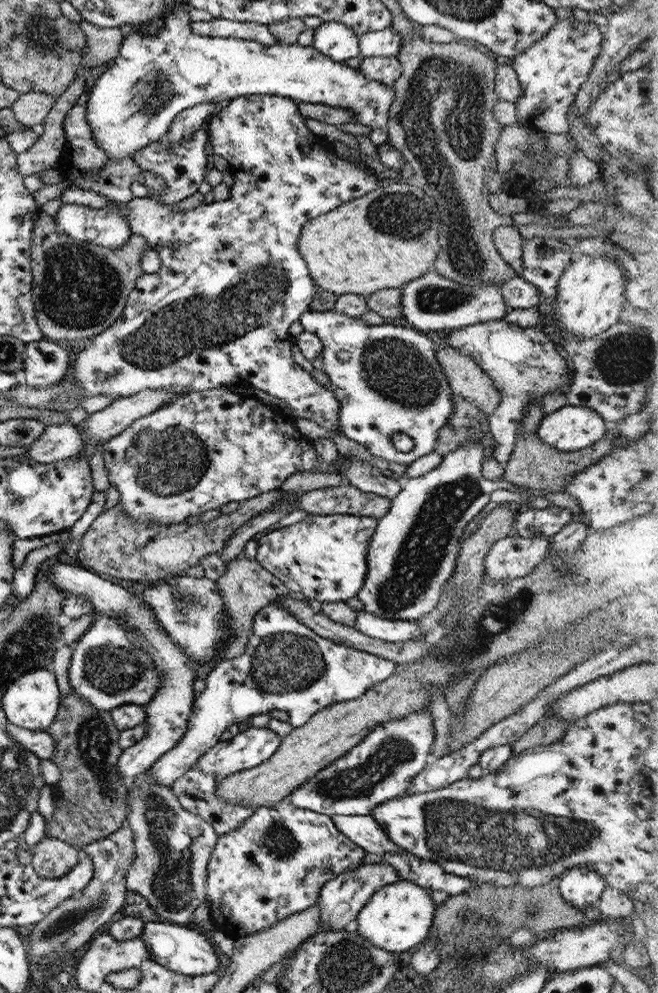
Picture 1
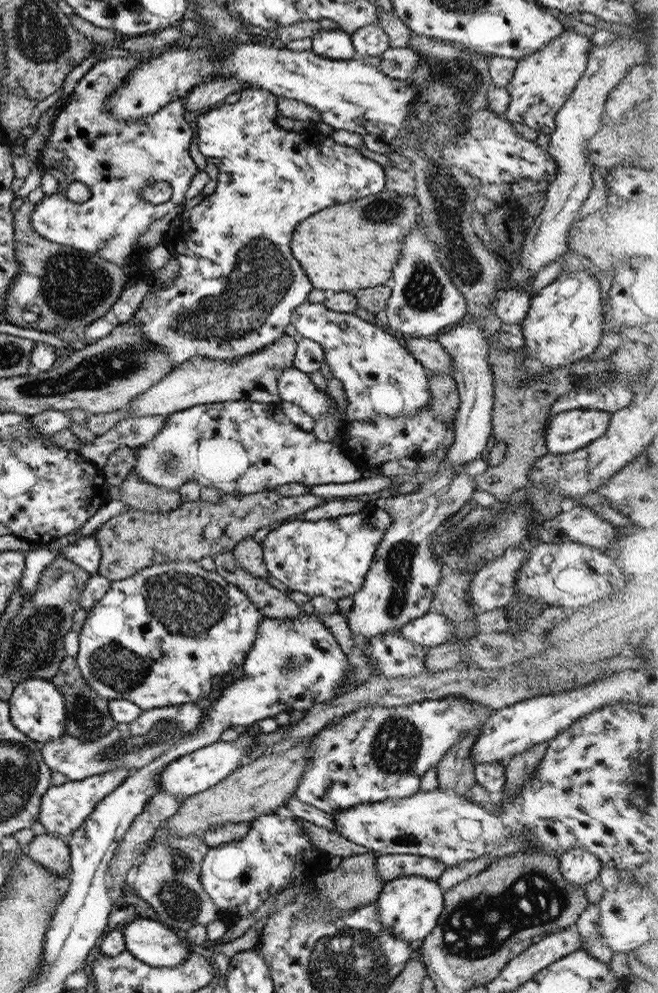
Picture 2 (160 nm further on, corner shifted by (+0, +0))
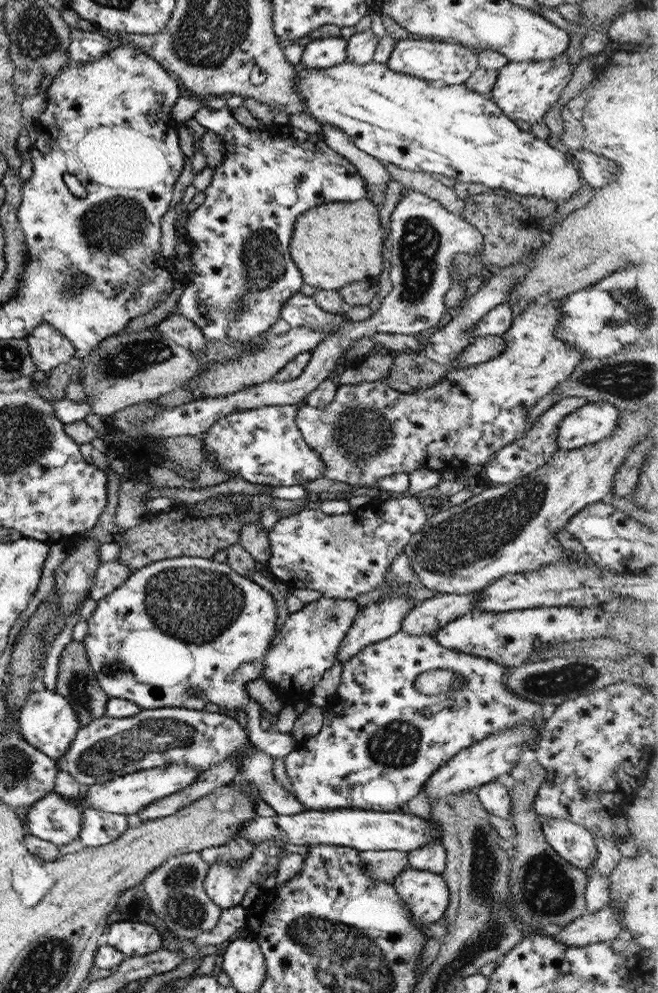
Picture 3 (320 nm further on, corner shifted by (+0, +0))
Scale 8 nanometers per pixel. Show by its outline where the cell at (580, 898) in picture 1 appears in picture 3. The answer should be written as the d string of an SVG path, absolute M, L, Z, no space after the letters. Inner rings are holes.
M541 819L545 842L577 868L586 868L596 859L597 849L592 834L580 824L567 819Z

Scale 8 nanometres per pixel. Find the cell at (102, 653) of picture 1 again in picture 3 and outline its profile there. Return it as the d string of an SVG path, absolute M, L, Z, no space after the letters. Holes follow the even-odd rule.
M180 557L175 559L159 560L147 566L138 568L133 571L115 590L112 590L107 596L96 601L96 607L93 609L91 616L87 618L86 635L82 640L82 645L85 649L85 654L94 672L99 689L111 699L123 699L134 702L141 709L152 708L201 708L203 709L204 702L209 702L211 705L220 708L226 713L234 713L241 711L246 714L247 723L243 728L250 743L257 749L265 752L271 758L286 756L295 746L296 742L291 734L280 733L276 730L262 730L259 725L262 708L254 700L247 696L245 684L251 680L262 678L263 672L263 657L267 650L268 644L274 636L275 618L277 618L277 610L273 603L273 598L269 592L259 587L251 579L241 576L236 573L226 563L219 564L213 559L197 558L197 557Z

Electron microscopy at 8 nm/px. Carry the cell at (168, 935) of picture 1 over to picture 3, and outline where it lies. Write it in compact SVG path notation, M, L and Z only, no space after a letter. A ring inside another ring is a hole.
M113 922L106 928L100 943L108 944L126 957L153 954L162 940L151 926L139 922Z

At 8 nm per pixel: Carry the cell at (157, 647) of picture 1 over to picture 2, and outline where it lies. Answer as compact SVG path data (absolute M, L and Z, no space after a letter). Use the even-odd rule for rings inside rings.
M118 766L118 768L108 770L103 774L88 776L83 780L67 780L59 786L50 785L40 800L39 822L46 828L49 835L66 839L68 835L83 824L83 821L89 816L99 800L107 796L107 793L111 792L116 786L119 786L121 781L125 780L129 774L126 766Z

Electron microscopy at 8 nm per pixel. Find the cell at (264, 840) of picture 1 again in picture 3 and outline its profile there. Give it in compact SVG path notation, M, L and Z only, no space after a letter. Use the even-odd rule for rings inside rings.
M256 842L253 844L252 853L245 860L234 862L234 864L225 864L218 862L212 864L204 876L204 890L209 900L219 907L219 909L229 909L241 904L243 896L247 888L251 888L251 884L255 884L262 889L260 882L266 877L266 874L276 874L276 866L279 864L280 858L285 854L281 851L282 844L276 842Z

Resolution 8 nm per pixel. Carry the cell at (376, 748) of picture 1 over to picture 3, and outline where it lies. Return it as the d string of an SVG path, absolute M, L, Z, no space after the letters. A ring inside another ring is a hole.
M399 630L395 634L388 636L385 640L368 644L361 652L351 656L349 660L342 663L340 681L333 696L328 698L327 705L323 708L323 722L319 732L315 736L307 737L301 743L295 744L294 748L283 757L285 774L289 778L296 799L308 810L362 808L363 810L372 810L373 812L391 812L406 803L410 798L413 798L433 771L443 766L452 756L455 756L464 748L496 732L507 730L510 726L516 726L516 724L526 724L526 722L542 724L544 721L543 706L541 704L525 700L525 698L517 698L514 692L511 692L505 685L502 686L502 676L505 676L506 672L508 672L508 667L503 667L490 659L475 658L474 656L445 648L430 635L413 636ZM435 669L447 669L457 673L462 678L460 686L452 688L452 690L448 690L444 694L432 694L431 696L425 696L417 692L413 684L415 677L421 674L421 672Z

